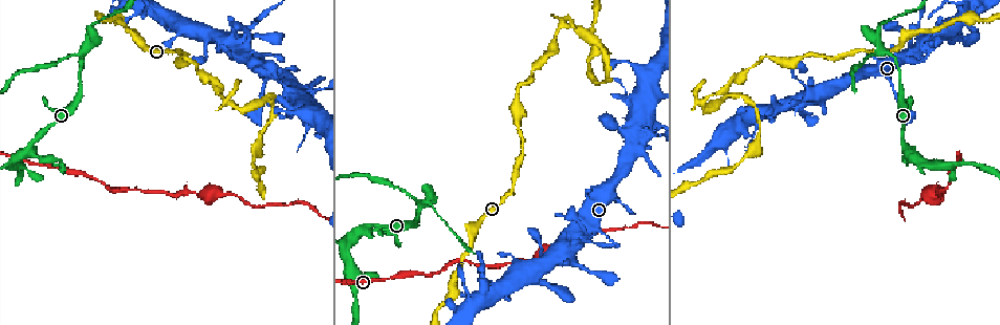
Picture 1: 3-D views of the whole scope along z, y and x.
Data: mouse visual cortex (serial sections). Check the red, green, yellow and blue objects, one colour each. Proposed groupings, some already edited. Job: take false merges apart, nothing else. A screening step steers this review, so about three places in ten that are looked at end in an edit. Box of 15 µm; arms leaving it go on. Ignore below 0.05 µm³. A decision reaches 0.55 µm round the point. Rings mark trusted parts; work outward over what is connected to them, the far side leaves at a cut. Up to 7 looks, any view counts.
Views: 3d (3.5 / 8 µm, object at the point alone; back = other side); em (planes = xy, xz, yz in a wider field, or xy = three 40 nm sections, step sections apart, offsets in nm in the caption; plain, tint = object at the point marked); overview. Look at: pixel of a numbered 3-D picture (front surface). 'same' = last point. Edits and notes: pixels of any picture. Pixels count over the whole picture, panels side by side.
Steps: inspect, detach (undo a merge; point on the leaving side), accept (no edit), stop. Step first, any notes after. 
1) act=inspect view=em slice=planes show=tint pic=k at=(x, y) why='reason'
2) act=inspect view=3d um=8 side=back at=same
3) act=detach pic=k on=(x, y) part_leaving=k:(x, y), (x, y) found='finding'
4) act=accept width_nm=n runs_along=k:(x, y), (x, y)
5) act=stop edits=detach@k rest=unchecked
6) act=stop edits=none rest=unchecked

act=inspect view=3d um=8 pic=1 at=(884, 50) why='abrupt turn'

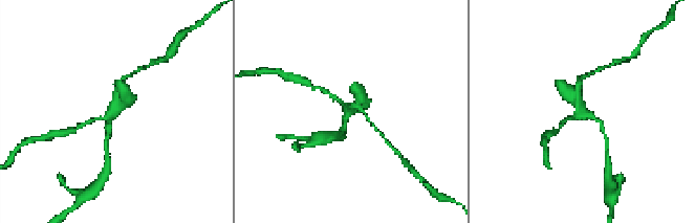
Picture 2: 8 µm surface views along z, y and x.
act=inspect view=em slice=xy step=1 show=tint pic=2 at=(347, 114)

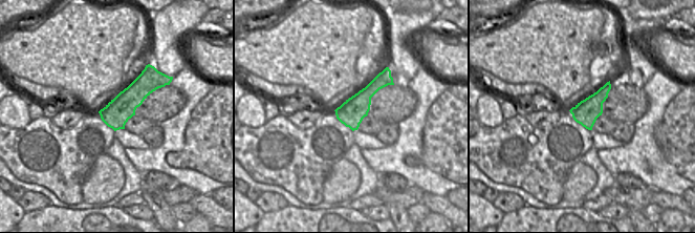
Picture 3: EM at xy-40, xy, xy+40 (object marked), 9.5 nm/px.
act=detach pic=2 on=(587, 74) arm_widths_nm=150,150,400 part_leaving=2:(347, 108), (326, 91), (311, 86) found='two cells meet here'

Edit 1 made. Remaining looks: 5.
act=inspect view=3d um=3.5 pic=1 at=(703, 101) why='abrupt turn'

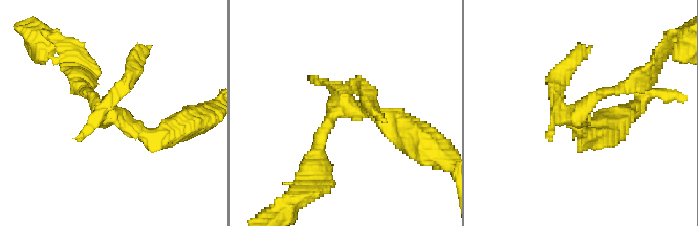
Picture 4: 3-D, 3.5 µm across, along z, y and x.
act=inspect view=em slice=xy step=3 show=tint pic=4 at=(577, 114)

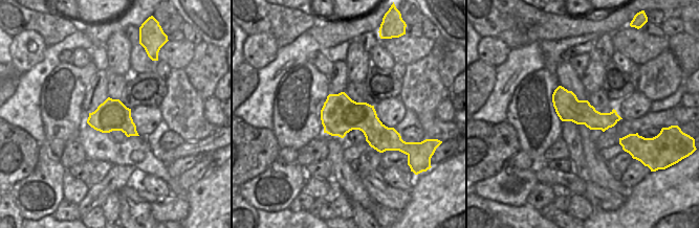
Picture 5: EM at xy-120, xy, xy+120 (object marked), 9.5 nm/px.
act=inspect view=em slice=planes show=tint at=same

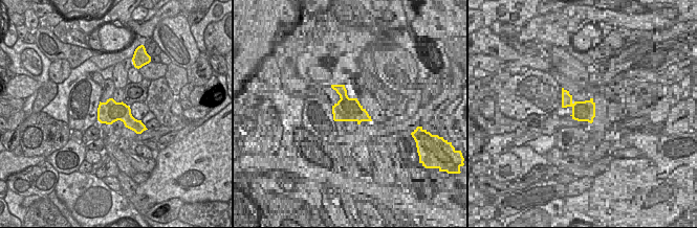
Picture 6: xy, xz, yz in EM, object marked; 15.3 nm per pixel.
act=accept runs_along=4:(81, 83), (132, 131), (168, 134) found='continuous, no second cell'

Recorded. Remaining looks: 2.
act=stop edits=detach@2 rest=unchecked

